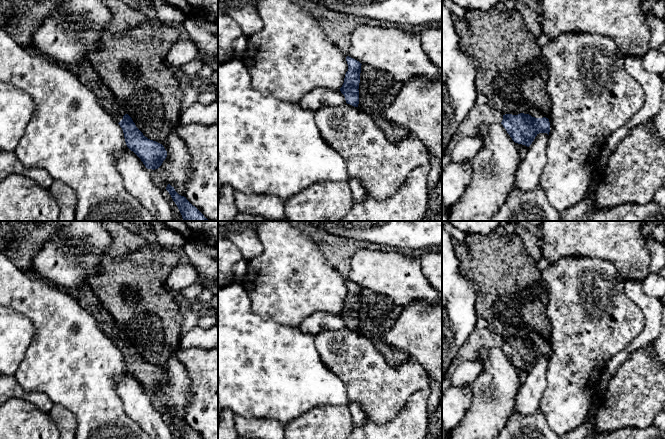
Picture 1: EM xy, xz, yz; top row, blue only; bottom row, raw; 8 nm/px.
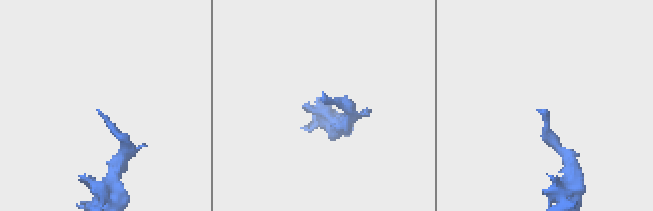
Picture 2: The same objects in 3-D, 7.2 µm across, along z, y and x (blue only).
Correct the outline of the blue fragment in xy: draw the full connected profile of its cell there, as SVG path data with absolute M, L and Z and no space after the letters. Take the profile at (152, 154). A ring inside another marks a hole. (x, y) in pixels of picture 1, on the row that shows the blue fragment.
M88 59L71 65L67 69L95 94L98 103L120 125L127 147L141 159L145 167L152 170L158 169L167 157L164 146L145 137L136 127L127 111L101 81Z

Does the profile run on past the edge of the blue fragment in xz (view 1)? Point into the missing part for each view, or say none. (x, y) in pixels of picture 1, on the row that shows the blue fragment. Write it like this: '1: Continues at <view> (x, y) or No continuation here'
1: No continuation here

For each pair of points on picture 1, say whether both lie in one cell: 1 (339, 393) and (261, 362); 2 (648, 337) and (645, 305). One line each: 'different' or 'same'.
1: same
2: same

